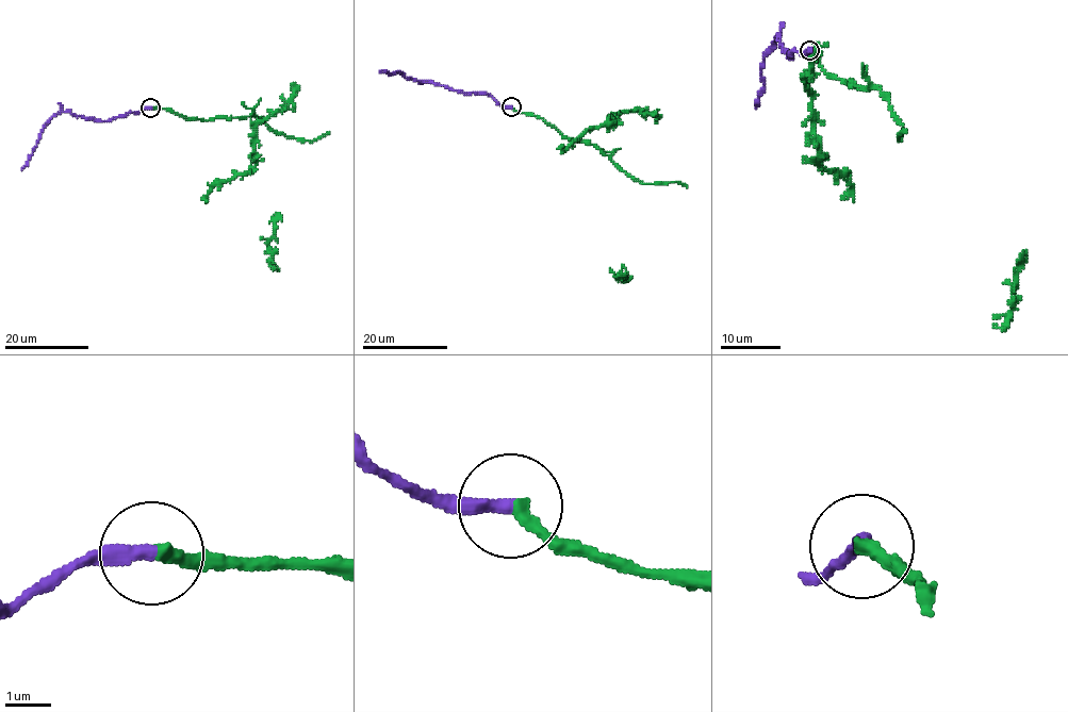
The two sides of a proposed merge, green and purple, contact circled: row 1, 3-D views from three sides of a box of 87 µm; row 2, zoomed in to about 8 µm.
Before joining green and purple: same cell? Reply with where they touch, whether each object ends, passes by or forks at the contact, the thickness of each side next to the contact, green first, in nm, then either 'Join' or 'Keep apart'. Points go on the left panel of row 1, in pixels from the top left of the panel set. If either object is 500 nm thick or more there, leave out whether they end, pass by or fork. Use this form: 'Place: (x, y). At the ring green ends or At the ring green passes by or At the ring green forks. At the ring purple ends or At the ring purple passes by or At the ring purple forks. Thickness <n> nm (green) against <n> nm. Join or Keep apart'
Place: (150, 108). At the ring green ends. At the ring purple ends. Thickness 300 nm (green) against 340 nm. Join

